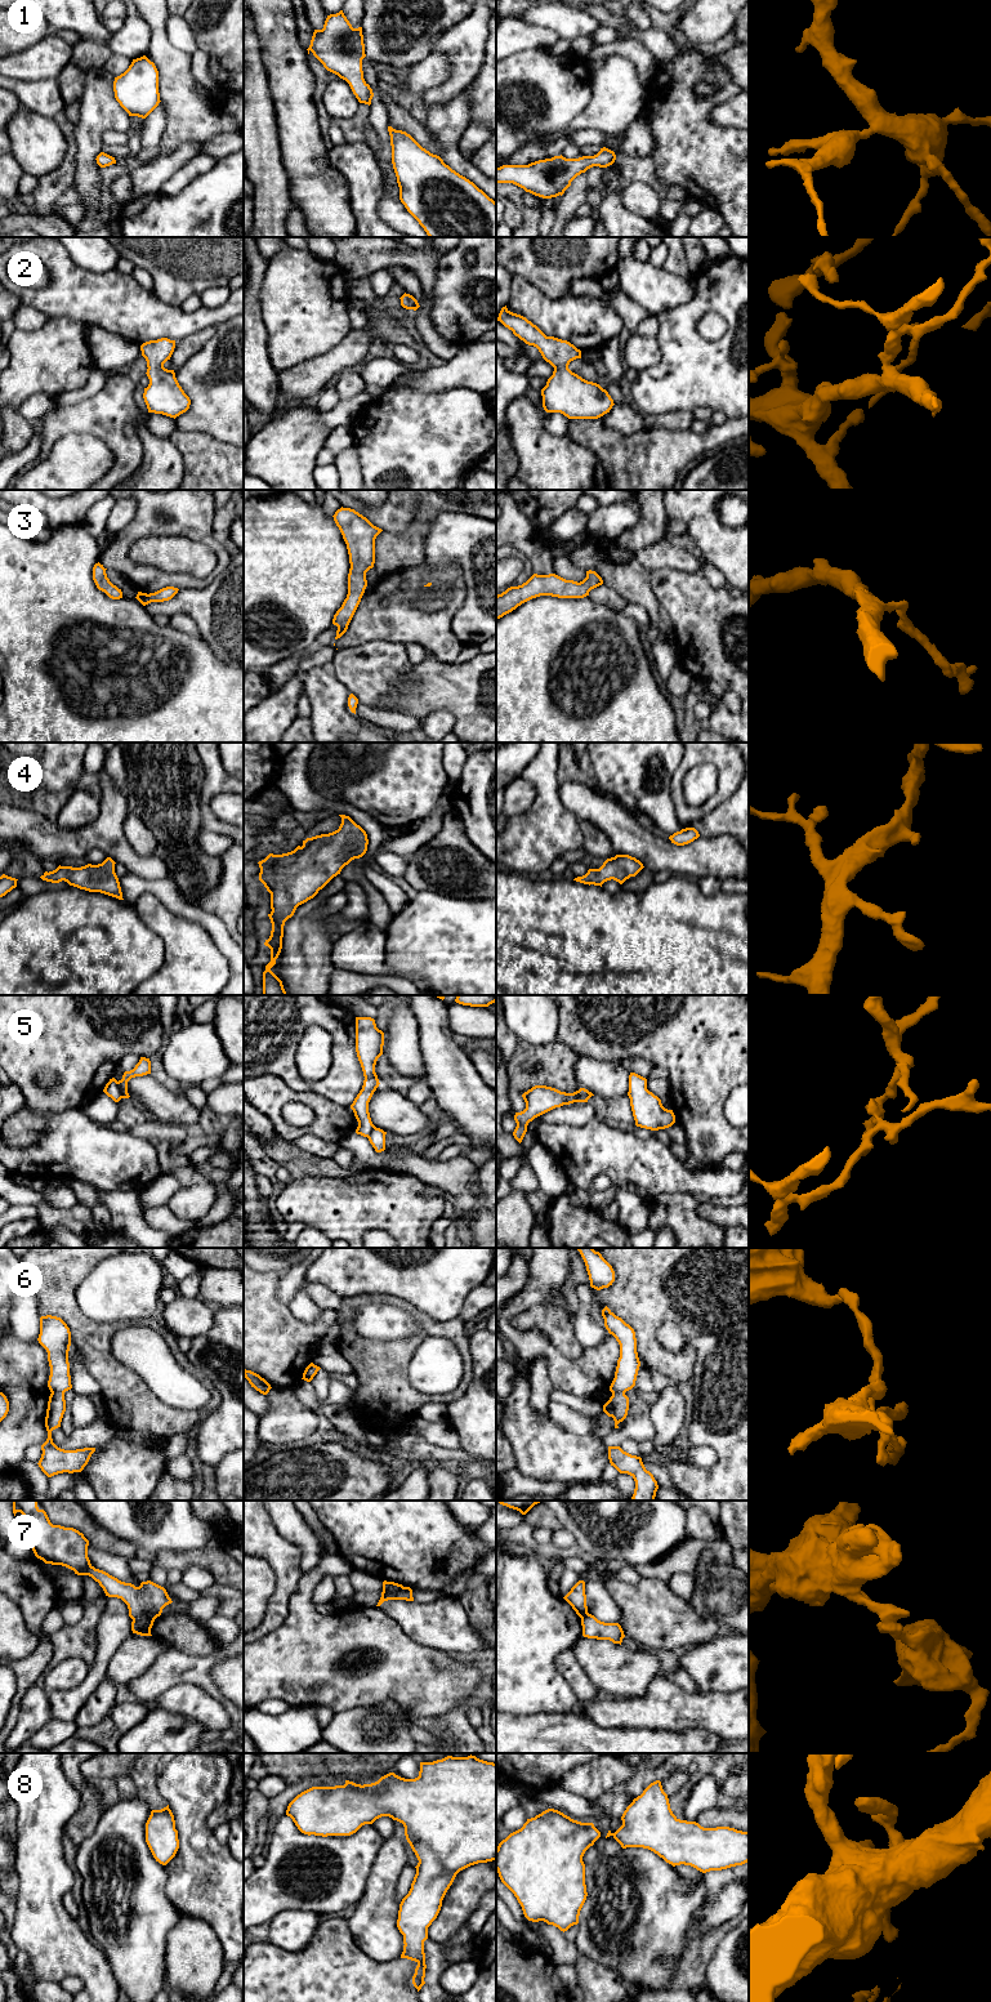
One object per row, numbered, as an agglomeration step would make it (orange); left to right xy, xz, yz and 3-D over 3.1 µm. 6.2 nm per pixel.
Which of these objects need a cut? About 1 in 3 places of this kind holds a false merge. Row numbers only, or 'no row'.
5, 6, 7

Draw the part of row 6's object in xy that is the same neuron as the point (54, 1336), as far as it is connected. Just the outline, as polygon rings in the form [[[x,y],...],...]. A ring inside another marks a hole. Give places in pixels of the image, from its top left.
[[[52,1315],[41,1316],[37,1341],[48,1352],[50,1366],[48,1387],[50,1392],[64,1394],[72,1388],[68,1363],[71,1346],[70,1328],[61,1317]]]

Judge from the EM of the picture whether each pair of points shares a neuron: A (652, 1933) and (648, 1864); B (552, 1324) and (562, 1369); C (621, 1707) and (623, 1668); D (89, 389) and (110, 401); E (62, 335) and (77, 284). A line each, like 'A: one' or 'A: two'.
A: one
B: two
C: two
D: two
E: two

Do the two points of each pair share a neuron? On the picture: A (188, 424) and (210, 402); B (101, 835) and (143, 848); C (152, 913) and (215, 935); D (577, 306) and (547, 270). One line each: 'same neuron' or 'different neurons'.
A: same neuron
B: different neurons
C: different neurons
D: different neurons

